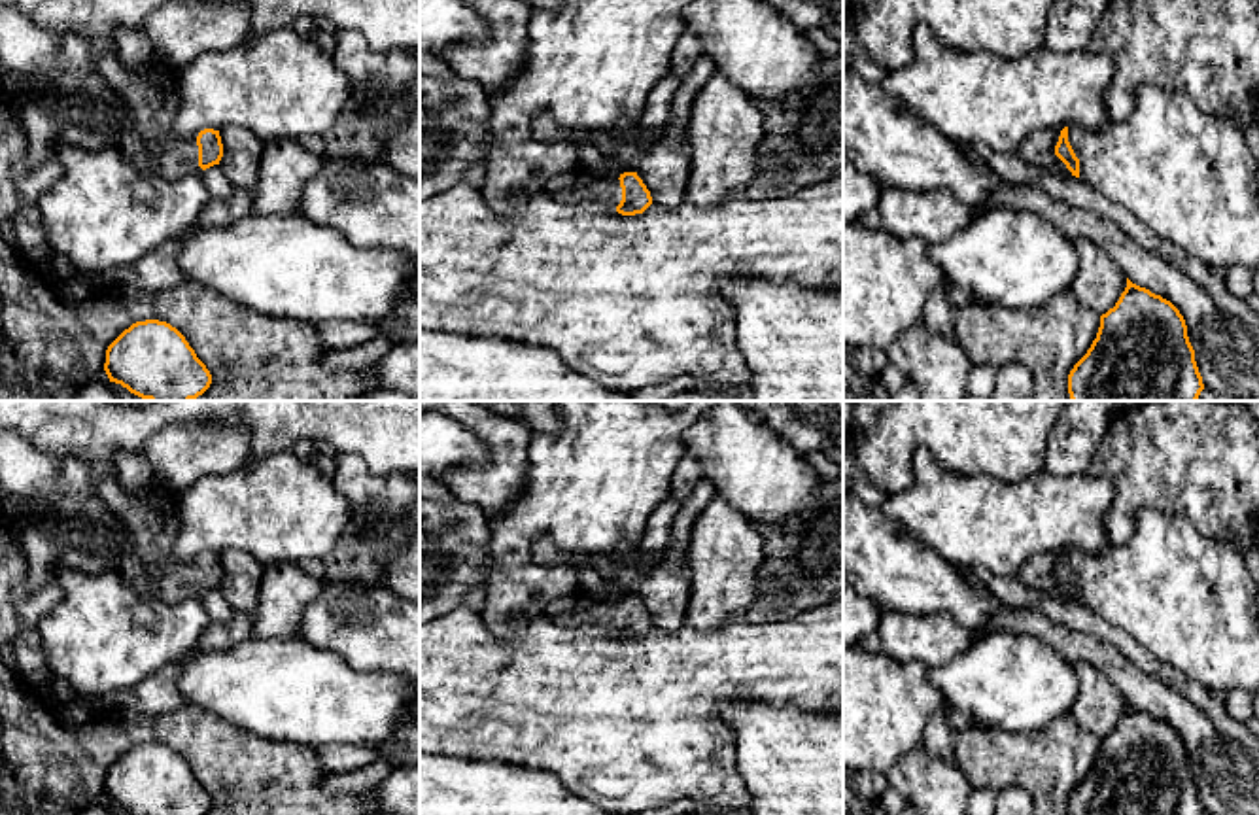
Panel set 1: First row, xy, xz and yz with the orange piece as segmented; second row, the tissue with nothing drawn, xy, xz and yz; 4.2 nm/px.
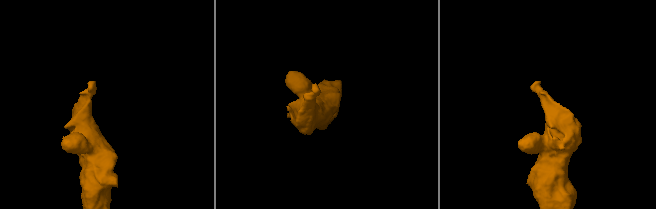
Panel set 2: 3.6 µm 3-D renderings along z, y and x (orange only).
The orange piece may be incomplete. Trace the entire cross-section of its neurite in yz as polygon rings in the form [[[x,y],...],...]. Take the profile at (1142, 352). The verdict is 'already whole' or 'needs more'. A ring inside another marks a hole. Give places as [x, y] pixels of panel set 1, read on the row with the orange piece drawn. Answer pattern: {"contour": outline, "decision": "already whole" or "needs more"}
{"contour": [[[1129,278],[1115,306],[1100,316],[1091,348],[1068,374],[1072,401],[1197,401],[1202,390],[1183,316],[1170,301]]], "decision": "already whole"}

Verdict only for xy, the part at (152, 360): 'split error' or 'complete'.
complete

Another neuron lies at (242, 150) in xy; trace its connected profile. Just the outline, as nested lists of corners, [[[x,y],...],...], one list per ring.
[[[223,127],[219,136],[223,144],[219,168],[233,187],[253,189],[259,180],[263,140],[244,127]]]

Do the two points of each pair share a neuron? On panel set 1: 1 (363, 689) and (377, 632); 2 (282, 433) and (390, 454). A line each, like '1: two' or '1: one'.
1: two
2: one

